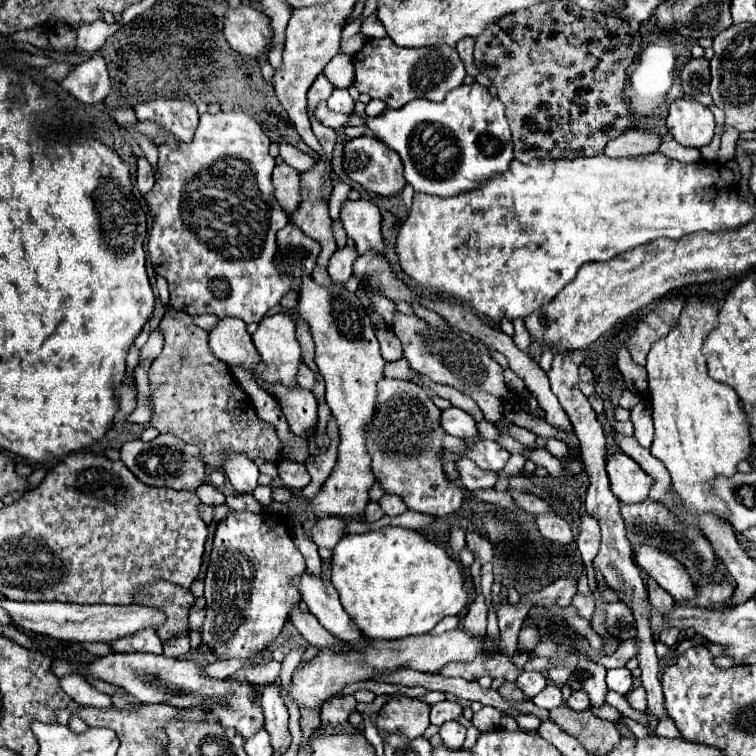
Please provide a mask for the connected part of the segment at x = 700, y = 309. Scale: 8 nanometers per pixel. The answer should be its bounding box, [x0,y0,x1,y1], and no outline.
[645,297,753,533]

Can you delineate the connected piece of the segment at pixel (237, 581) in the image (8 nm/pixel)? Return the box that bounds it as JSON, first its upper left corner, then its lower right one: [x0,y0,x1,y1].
[201,511,303,661]

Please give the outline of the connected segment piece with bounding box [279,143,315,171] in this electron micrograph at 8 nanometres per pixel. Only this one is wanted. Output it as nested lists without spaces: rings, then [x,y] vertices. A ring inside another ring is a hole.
[[[279,143],[279,155],[283,157],[283,161],[285,161],[287,165],[291,165],[291,167],[297,169],[297,171],[309,169],[309,167],[315,163],[309,155],[305,155],[303,151],[295,149],[295,147],[289,145],[289,143]]]

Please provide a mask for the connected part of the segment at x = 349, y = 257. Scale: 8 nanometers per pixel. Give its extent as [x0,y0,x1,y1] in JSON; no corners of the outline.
[329,249,357,283]

